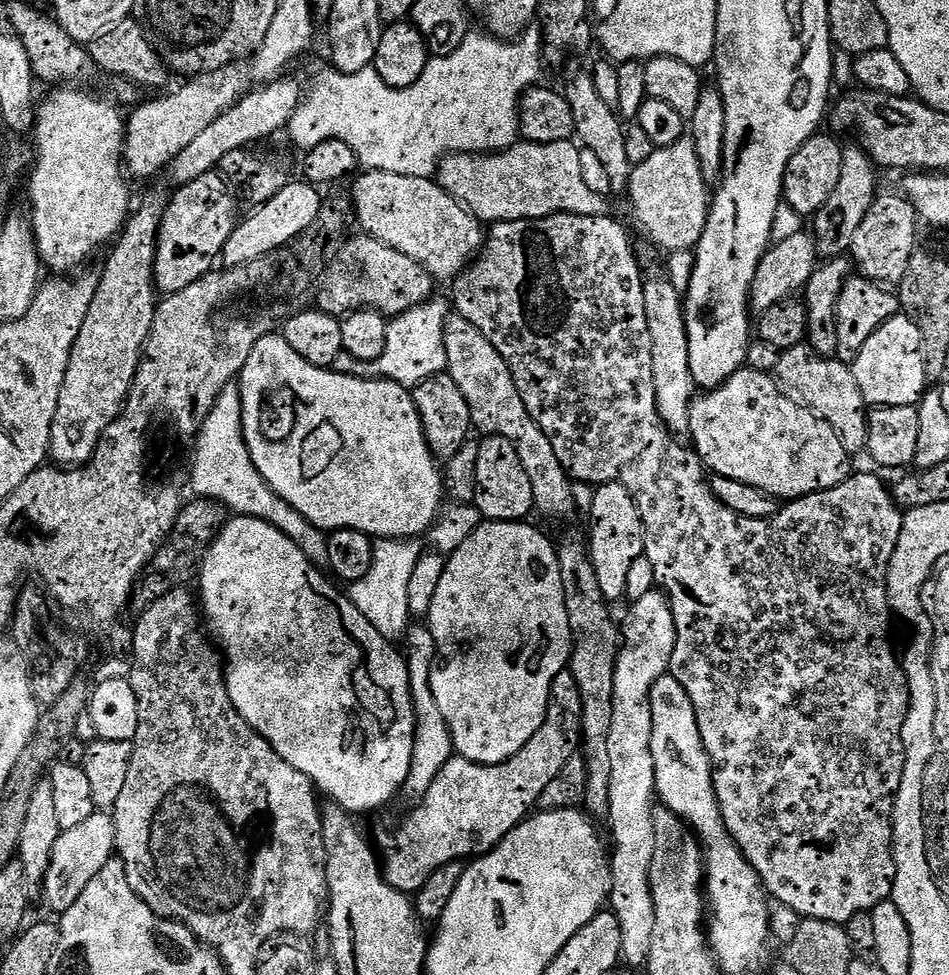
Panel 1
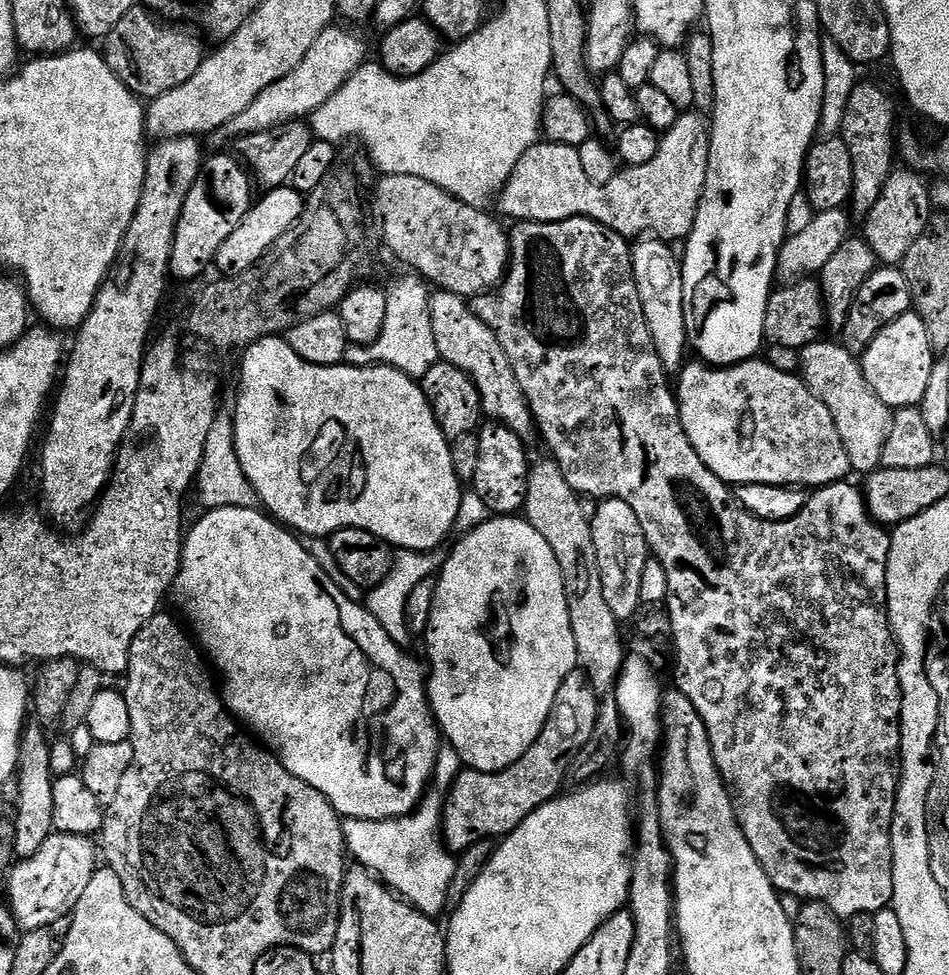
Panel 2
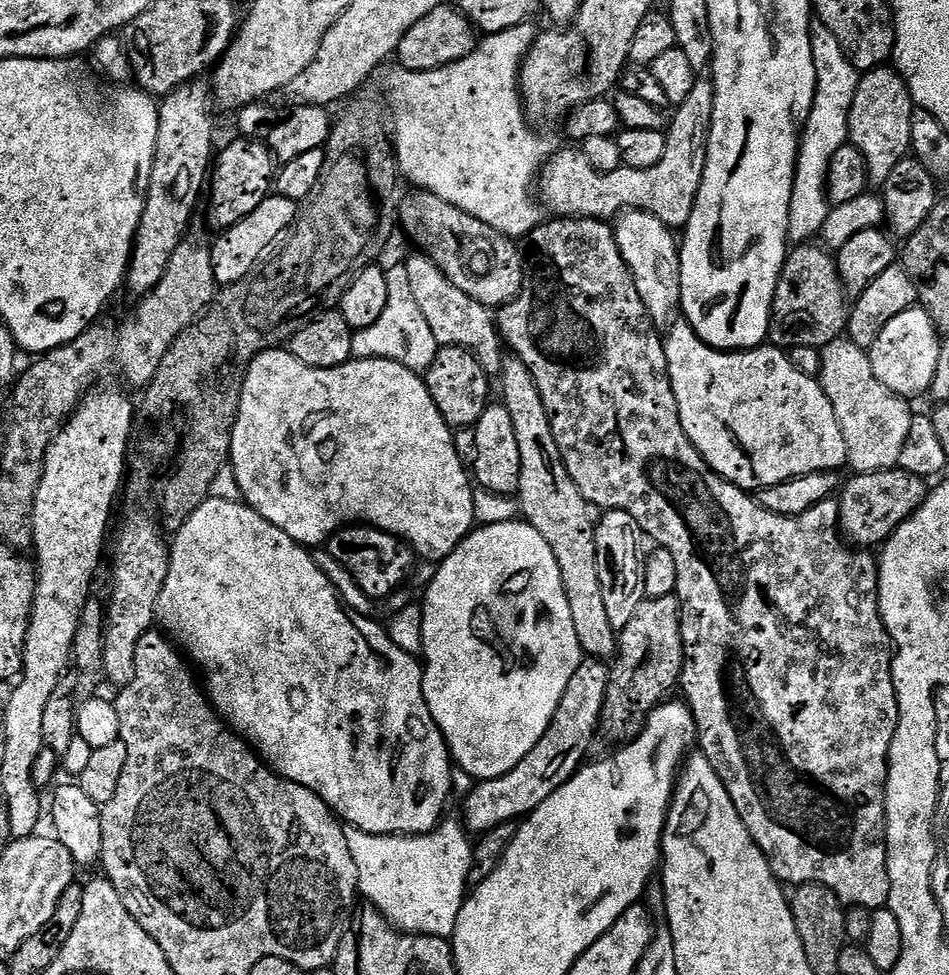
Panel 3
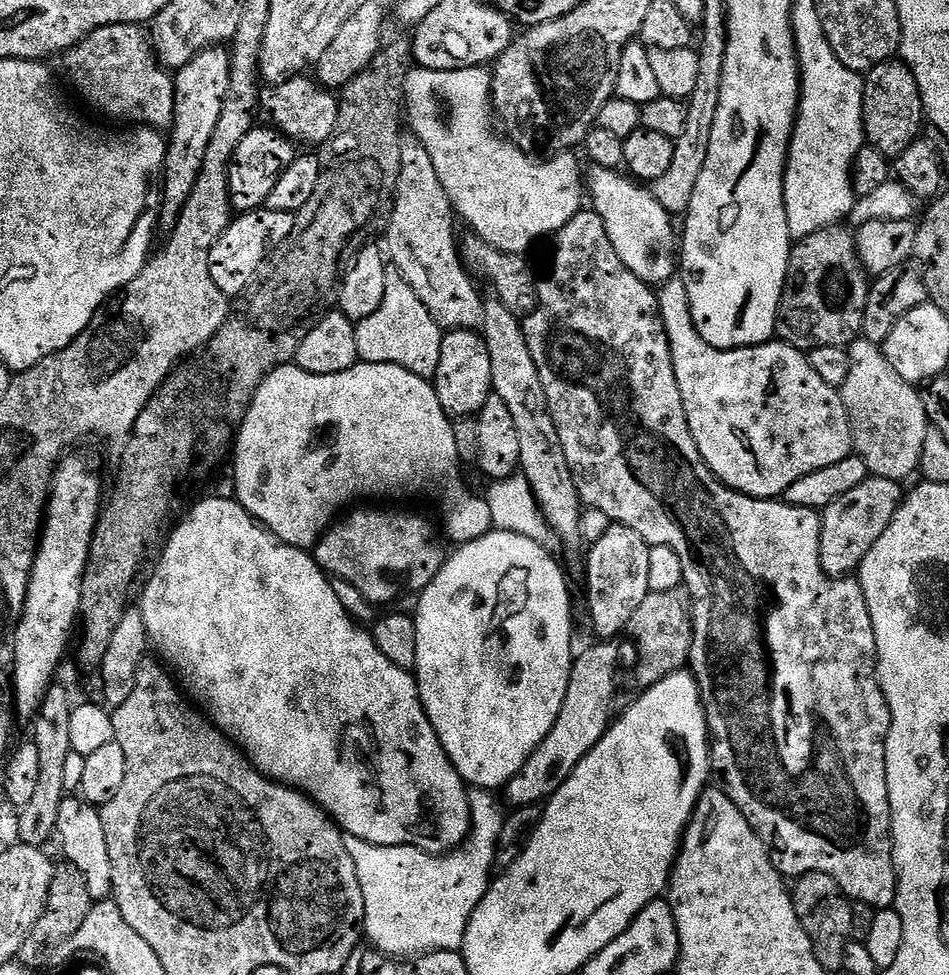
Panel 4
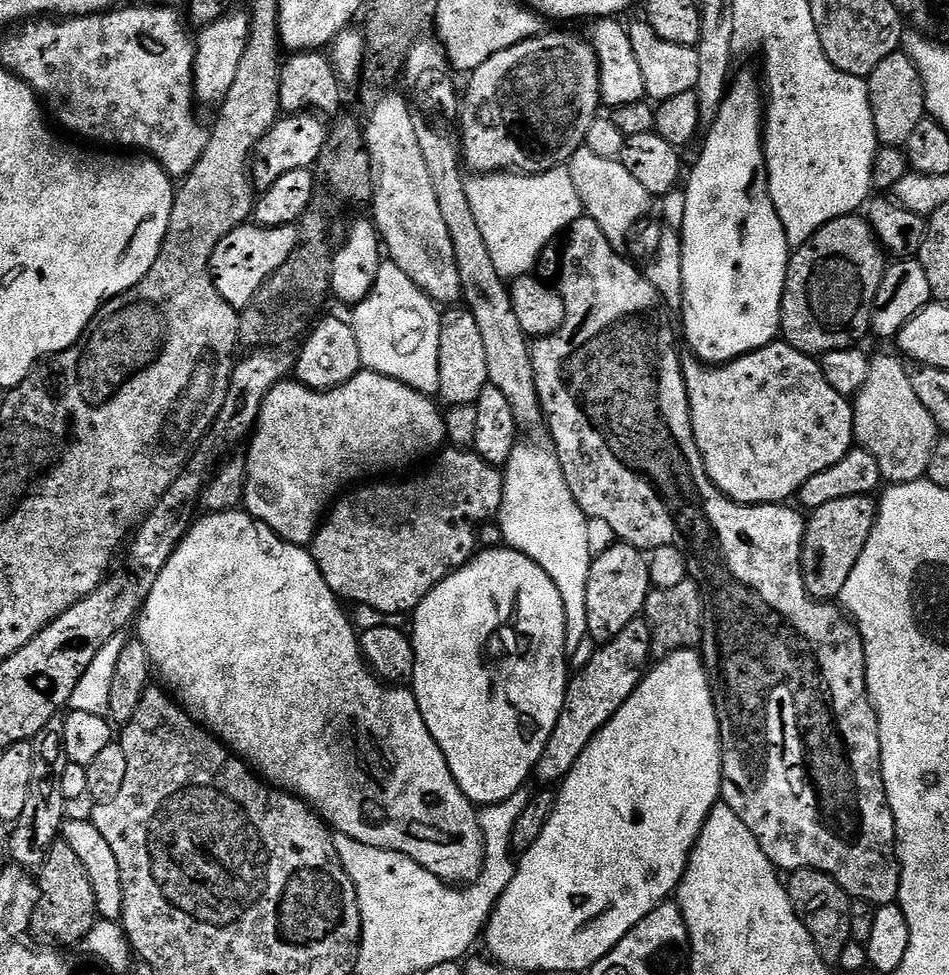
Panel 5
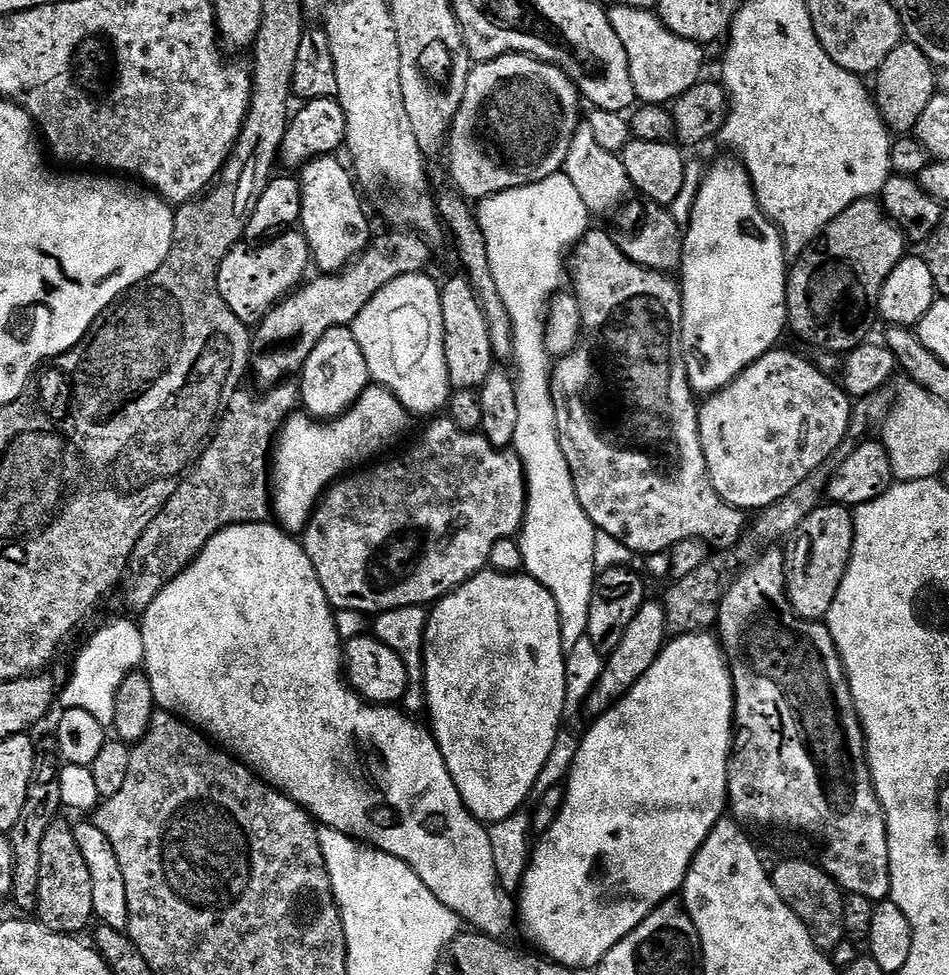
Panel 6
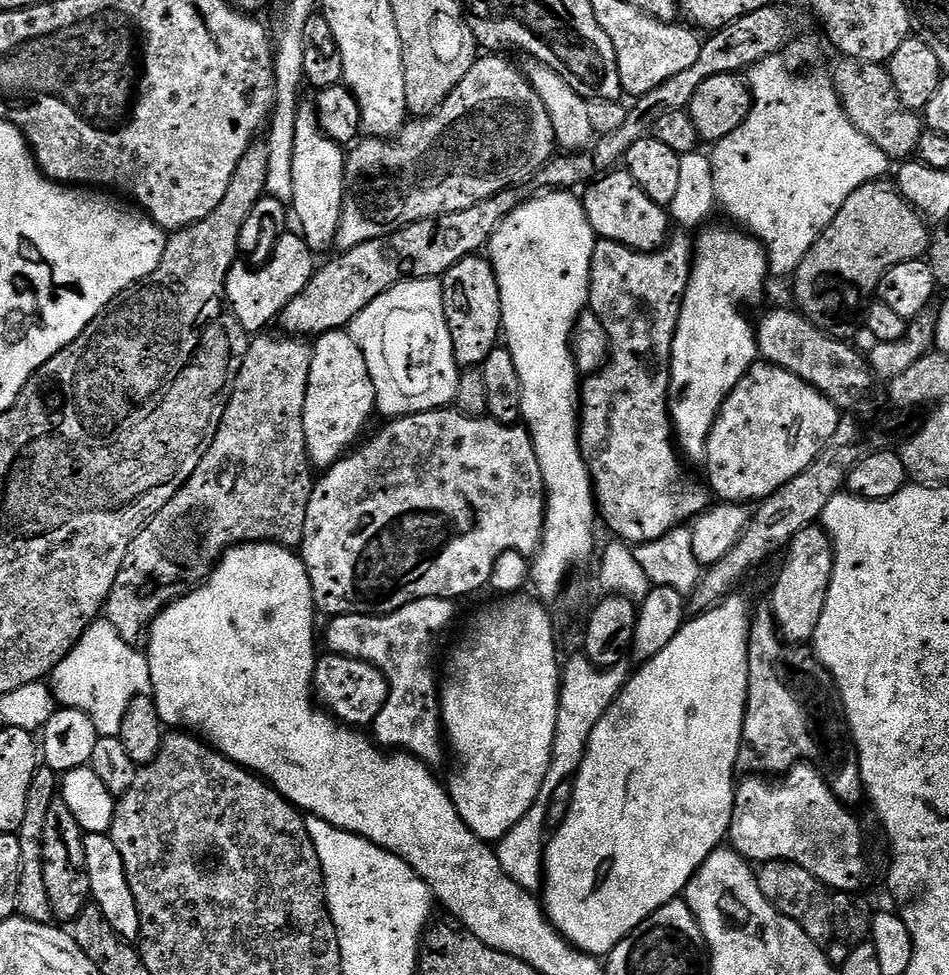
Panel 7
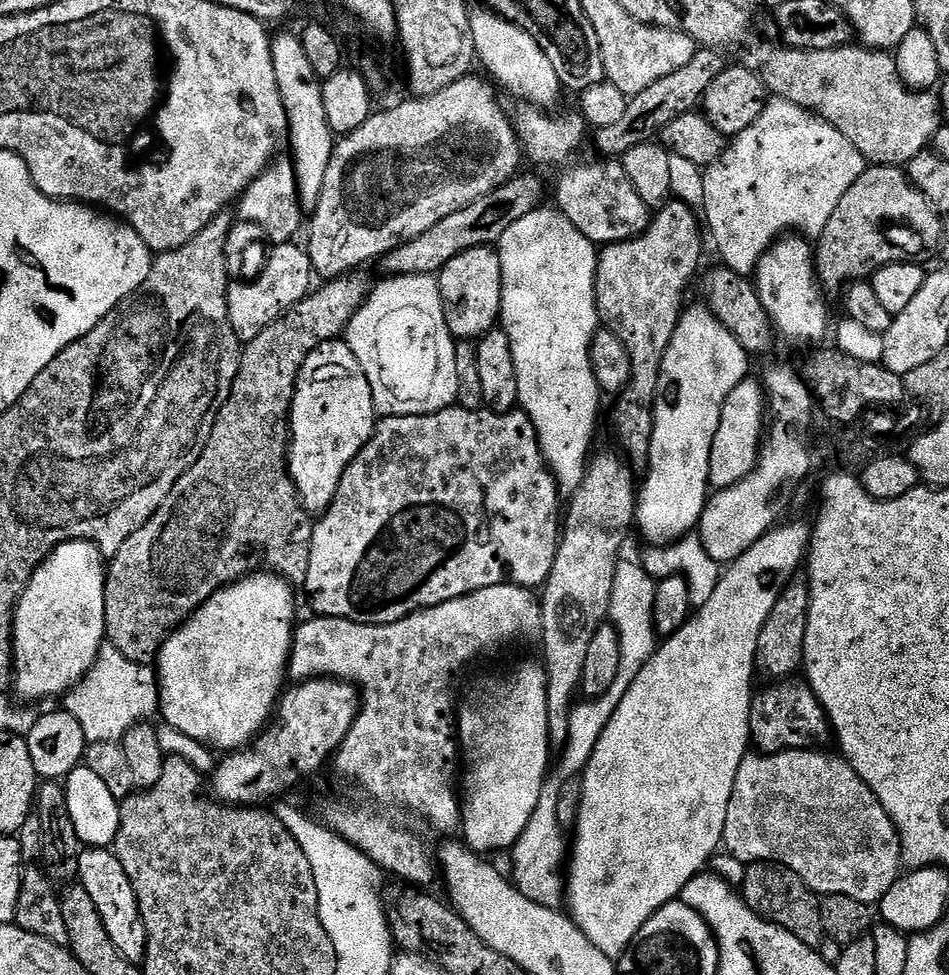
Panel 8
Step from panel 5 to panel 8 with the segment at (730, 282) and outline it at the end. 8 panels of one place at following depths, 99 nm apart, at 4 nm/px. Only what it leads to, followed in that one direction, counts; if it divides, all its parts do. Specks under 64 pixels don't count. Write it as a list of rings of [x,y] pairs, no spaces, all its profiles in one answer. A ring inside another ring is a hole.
[[[703,306],[691,308],[685,307],[680,313],[680,321],[674,330],[674,338],[670,338],[670,346],[666,350],[666,354],[662,358],[662,370],[660,371],[660,381],[656,387],[656,403],[652,406],[652,437],[650,438],[650,450],[646,467],[648,467],[648,477],[642,480],[642,487],[638,492],[636,502],[636,518],[635,523],[638,528],[644,531],[644,536],[649,540],[649,545],[663,546],[672,544],[676,540],[689,535],[699,525],[700,516],[704,513],[704,508],[708,504],[710,495],[710,485],[708,475],[710,474],[710,450],[714,446],[714,434],[718,434],[718,422],[722,418],[722,406],[726,402],[726,398],[730,398],[730,390],[734,390],[734,386],[738,386],[749,375],[748,360],[750,354],[738,342],[738,338],[734,338],[734,334],[730,334],[730,330],[726,330],[726,326],[722,326],[722,322],[718,322],[718,318],[713,312],[708,311]]]

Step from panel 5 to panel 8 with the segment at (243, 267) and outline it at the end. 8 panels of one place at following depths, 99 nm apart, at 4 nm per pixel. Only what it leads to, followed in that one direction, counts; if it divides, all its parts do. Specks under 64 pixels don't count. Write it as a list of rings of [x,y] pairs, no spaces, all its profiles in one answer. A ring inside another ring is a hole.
[[[296,242],[275,245],[267,253],[267,264],[256,280],[232,282],[228,286],[228,317],[234,334],[242,342],[258,338],[266,326],[270,326],[286,310],[290,310],[299,300],[313,291],[314,273],[312,259],[307,251]]]

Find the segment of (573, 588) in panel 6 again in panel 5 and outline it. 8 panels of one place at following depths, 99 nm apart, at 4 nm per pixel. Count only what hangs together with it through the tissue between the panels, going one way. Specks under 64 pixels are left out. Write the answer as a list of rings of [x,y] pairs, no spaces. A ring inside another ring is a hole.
[[[567,167],[551,168],[536,176],[516,172],[486,172],[465,179],[466,199],[474,209],[474,219],[482,229],[482,239],[490,249],[494,270],[505,278],[526,276],[540,260],[544,247],[580,219],[584,207],[574,190],[574,178]],[[517,443],[503,473],[504,493],[498,525],[504,544],[538,562],[538,566],[550,574],[554,586],[558,586],[558,594],[562,594],[562,606],[566,610],[564,649],[571,657],[585,647],[588,640],[586,582],[594,559],[586,535],[588,515],[580,509],[578,502],[574,502],[574,494],[570,494],[570,486],[566,486],[562,466],[551,447]]]

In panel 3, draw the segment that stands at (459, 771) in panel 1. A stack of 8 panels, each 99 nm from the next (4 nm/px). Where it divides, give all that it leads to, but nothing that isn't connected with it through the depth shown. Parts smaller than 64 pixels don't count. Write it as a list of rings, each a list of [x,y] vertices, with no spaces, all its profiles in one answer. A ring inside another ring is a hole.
[[[585,658],[580,661],[538,746],[534,746],[534,750],[530,750],[530,754],[526,754],[526,758],[522,758],[514,770],[493,780],[481,780],[467,793],[465,800],[468,801],[464,804],[462,820],[469,833],[483,834],[491,828],[527,818],[534,809],[542,806],[542,802],[546,802],[546,798],[550,798],[550,794],[554,794],[554,790],[580,771],[586,760],[584,755],[592,752],[592,741],[598,736],[609,671],[609,665],[603,660]]]

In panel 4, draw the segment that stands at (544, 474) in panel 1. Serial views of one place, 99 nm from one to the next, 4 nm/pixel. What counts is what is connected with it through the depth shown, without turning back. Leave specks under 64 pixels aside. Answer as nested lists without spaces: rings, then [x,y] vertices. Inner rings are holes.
[[[404,138],[400,142],[400,177],[396,187],[396,201],[392,207],[392,217],[386,229],[388,244],[392,247],[390,252],[391,263],[406,278],[410,290],[418,294],[418,302],[430,310],[430,318],[441,330],[454,328],[479,329],[484,323],[484,301],[476,289],[477,281],[473,279],[467,268],[464,267],[463,259],[458,247],[458,236],[456,240],[456,224],[454,209],[442,182],[438,178],[438,170],[434,170],[434,162],[430,162],[430,154],[426,154],[426,146],[415,138]]]

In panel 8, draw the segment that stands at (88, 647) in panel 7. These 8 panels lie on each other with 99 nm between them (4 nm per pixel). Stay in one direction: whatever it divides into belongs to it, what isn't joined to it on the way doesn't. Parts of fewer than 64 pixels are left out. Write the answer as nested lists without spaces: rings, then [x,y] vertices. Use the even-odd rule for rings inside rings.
[[[105,643],[90,670],[75,684],[62,700],[63,711],[69,712],[82,726],[82,734],[88,744],[119,742],[126,730],[135,724],[151,721],[160,706],[160,682],[157,673],[147,664],[130,662],[122,650]]]

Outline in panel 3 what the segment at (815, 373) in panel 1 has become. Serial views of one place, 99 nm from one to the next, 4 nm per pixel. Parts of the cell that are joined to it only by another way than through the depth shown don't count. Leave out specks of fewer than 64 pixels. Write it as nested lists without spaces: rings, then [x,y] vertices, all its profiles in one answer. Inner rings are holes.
[[[846,336],[828,343],[821,349],[821,356],[818,379],[842,427],[847,465],[853,467],[857,475],[897,467],[914,415],[909,406],[911,403],[905,397],[896,396],[878,381],[870,366],[867,349],[855,346]]]

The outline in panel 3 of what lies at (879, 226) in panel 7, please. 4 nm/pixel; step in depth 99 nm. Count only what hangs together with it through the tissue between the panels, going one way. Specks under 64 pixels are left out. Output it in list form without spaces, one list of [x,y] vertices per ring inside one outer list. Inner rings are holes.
[[[816,242],[797,244],[784,260],[784,268],[776,283],[768,340],[785,350],[798,346],[824,349],[828,343],[847,333],[849,311],[850,297],[838,274],[835,255]]]

